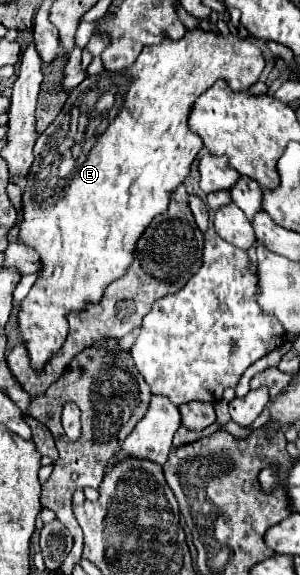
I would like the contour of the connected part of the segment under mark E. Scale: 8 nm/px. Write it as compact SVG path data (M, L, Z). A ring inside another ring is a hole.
M193 30L193 32L187 32L181 40L175 40L175 42L163 42L163 44L157 44L157 46L147 46L139 58L133 62L131 70L125 70L125 72L119 72L119 74L107 74L103 72L97 80L95 76L87 76L77 88L73 88L69 92L69 98L65 102L65 106L61 108L59 116L47 126L45 132L39 134L37 142L35 142L35 148L33 148L33 166L27 174L27 178L23 178L23 208L21 208L21 222L19 222L19 242L37 250L39 254L39 262L41 262L41 268L37 272L37 282L35 286L31 288L29 296L21 302L21 310L19 310L19 320L17 320L17 332L27 348L27 354L29 354L29 360L31 360L31 368L39 374L45 370L47 362L51 360L51 356L55 356L61 346L65 344L65 338L67 338L67 332L69 332L69 322L67 322L67 316L69 314L81 314L83 310L87 310L89 304L95 304L95 302L101 302L107 286L121 278L129 268L131 268L131 262L133 262L133 254L135 254L135 246L137 246L137 240L143 236L143 230L147 230L147 226L155 220L155 216L163 214L163 210L167 210L169 202L171 202L171 194L173 190L185 182L185 178L189 176L189 168L191 168L191 162L195 160L197 152L201 150L203 142L197 134L193 134L187 126L187 116L191 112L191 106L193 102L203 94L207 92L217 80L225 78L231 86L231 90L249 90L257 80L259 80L259 74L263 70L265 62L263 62L263 56L259 52L257 46L249 44L247 40L243 38L237 38L237 36L219 36L219 34L213 34L213 32L205 32L205 30Z

